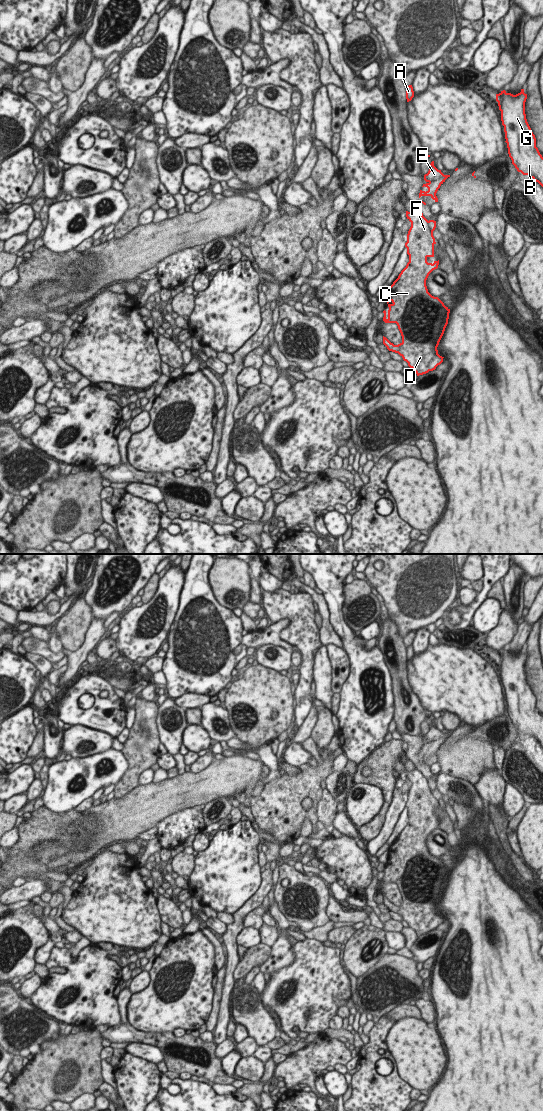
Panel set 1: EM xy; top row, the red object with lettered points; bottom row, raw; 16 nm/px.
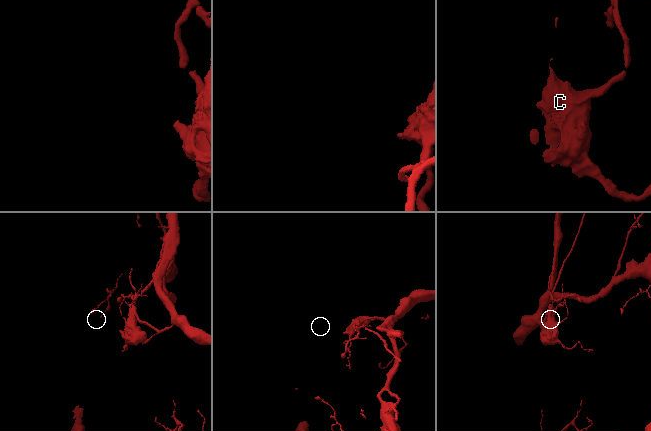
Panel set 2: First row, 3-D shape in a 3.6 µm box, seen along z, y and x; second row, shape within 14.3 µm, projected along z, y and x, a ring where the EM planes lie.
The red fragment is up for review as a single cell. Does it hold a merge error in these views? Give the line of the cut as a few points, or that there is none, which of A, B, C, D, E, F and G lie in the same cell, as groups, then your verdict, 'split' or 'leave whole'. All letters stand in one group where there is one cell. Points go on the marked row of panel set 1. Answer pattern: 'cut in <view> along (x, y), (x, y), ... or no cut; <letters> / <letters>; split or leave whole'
cut in xy along (446, 177), (440, 177), (429, 182); A B E G / C D F; split

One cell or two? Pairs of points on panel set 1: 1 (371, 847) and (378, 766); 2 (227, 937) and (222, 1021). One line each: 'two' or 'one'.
1: two
2: one

